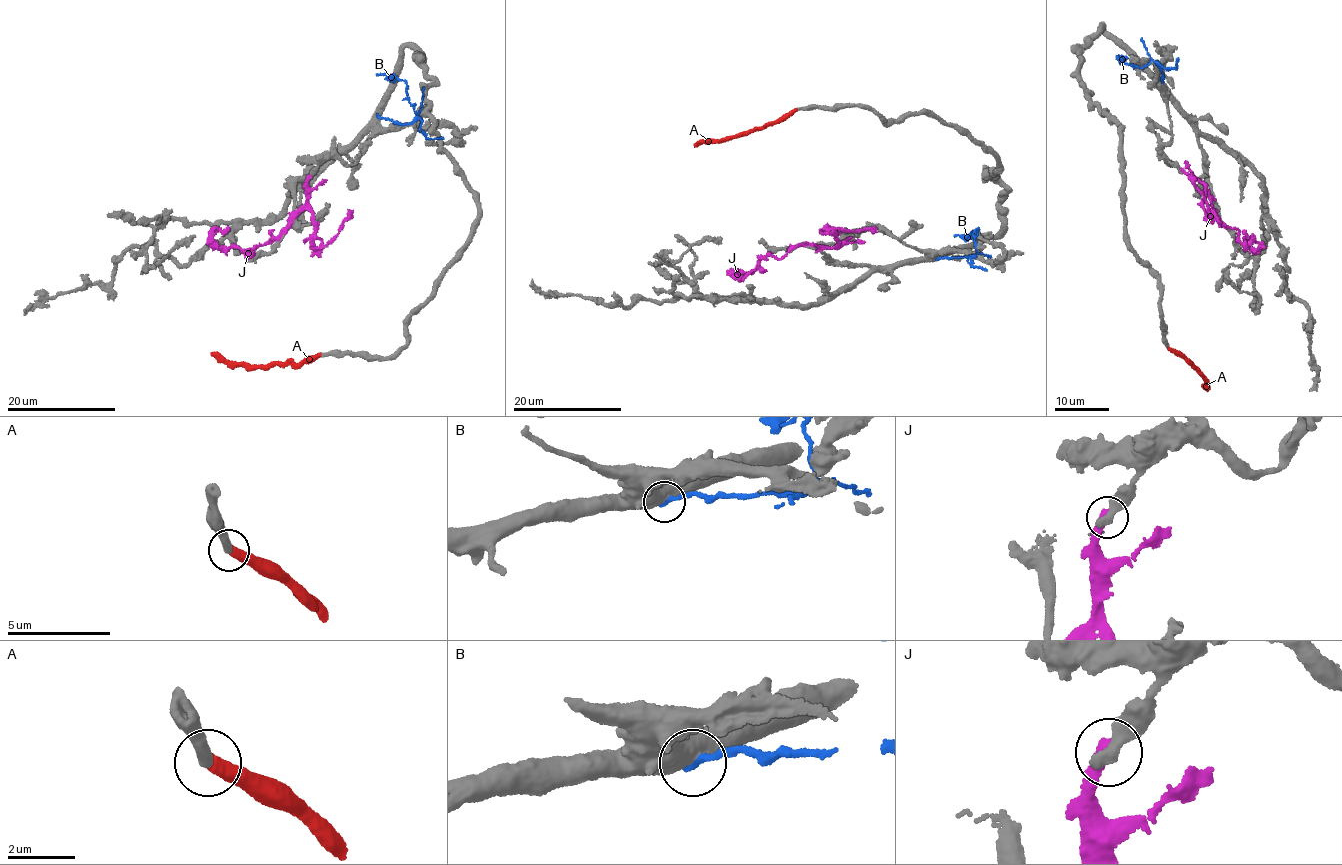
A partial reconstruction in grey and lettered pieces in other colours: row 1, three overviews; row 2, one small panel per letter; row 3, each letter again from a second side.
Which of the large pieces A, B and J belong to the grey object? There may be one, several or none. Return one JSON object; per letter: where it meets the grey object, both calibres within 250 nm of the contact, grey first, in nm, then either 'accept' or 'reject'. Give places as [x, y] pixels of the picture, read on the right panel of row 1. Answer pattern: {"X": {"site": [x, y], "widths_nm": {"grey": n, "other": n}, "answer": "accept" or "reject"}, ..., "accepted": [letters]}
{"A": {"site": [1168, 349], "widths_nm": {"grey": 400, "other": 460}, "answer": "accept"}, "B": {"site": [1162, 81], "widths_nm": {"grey": 750, "other": 260}, "answer": "reject"}, "J": {"site": [1181, 169], "widths_nm": {"grey": 480, "other": 400}, "answer": "reject"}, "accepted": ["A"]}

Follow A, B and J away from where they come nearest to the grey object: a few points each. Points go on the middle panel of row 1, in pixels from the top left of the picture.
A: (796, 109), (772, 123), (695, 145)
B: (937, 259), (975, 254), (974, 230), (978, 229), (966, 235), (954, 235)
J: (851, 237), (832, 247), (807, 244), (780, 258), (763, 256), (744, 277), (735, 275), (735, 271), (754, 271)

